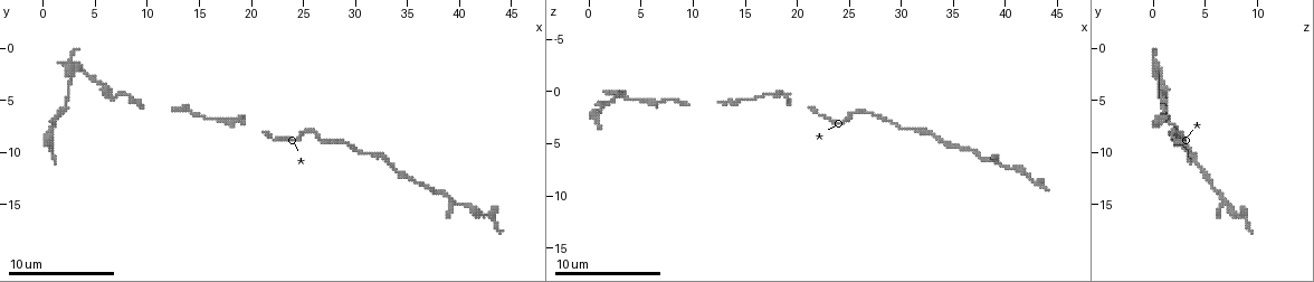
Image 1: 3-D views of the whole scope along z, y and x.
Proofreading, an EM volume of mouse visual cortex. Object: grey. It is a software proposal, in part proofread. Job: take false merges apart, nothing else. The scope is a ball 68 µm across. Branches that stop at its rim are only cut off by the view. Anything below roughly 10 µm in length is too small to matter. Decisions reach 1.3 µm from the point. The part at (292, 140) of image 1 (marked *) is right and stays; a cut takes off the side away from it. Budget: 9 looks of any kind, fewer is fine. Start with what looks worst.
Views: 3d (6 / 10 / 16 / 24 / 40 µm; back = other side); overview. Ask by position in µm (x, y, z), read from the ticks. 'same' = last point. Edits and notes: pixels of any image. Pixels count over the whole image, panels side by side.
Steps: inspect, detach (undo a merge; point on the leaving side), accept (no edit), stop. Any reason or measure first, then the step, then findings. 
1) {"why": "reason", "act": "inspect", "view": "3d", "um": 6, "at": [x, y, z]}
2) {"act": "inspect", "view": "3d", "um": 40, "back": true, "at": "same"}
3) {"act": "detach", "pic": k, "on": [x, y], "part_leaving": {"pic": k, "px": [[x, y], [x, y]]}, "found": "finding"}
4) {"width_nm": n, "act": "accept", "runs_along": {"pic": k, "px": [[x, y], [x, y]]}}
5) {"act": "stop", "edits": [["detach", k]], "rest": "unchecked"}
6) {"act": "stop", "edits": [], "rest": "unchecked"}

{"why": "thin neck", "act": "inspect", "view": "3d", "um": 16, "at": [39.6, 14.8, 7.2]}

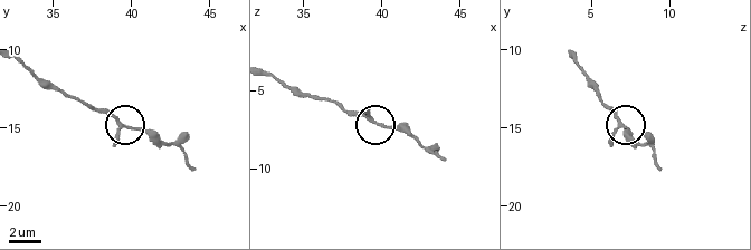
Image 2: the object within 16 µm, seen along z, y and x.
{"act": "inspect", "view": "3d", "um": 6, "at": [39.8, 14.8, 7.2]}

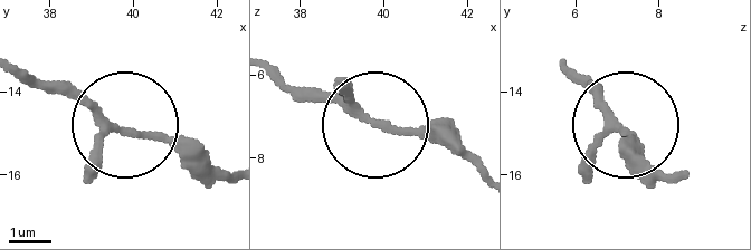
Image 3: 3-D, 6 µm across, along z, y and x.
{"act": "accept", "found": "one neuron here"}

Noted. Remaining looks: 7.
{"why": "narrows sharply", "act": "inspect", "view": "3d", "um": 10, "at": [33.6, 11.4, 4.4]}

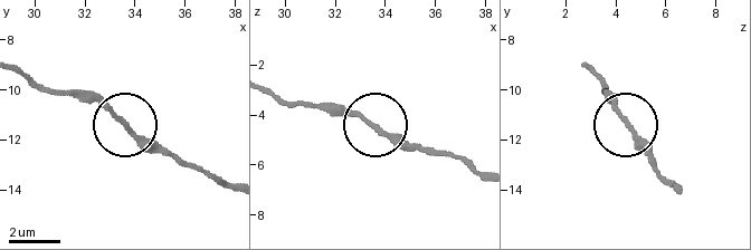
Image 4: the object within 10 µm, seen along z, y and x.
{"act": "accept", "runs_along": {"pic": 4, "px": [[588, 69], [654, 161]]}, "found": "one neuron here"}

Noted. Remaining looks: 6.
{"why": "sudden change in width", "act": "inspect", "view": "3d", "um": 16, "at": [19.2, 6.8, 1.0]}

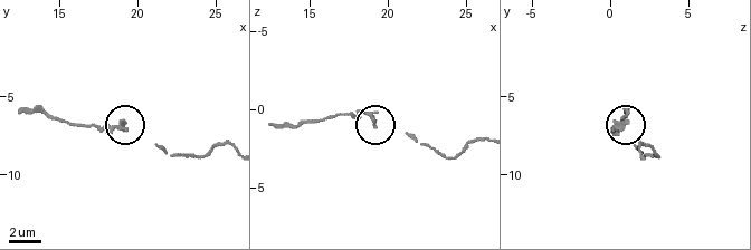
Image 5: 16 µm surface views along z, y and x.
{"act": "accept", "found": "all the same neuron"}

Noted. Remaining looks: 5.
{"why": "calibre changes", "act": "inspect", "view": "3d", "um": 10, "at": [3.6, 2.2, 0.4]}

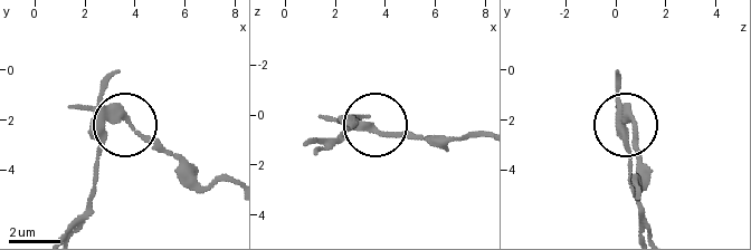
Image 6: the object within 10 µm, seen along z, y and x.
{"act": "inspect", "view": "3d", "um": 6, "at": [3.6, 2.0, 0.6]}

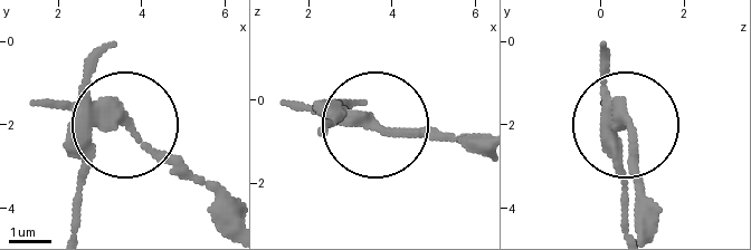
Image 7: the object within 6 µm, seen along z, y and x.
{"act": "detach", "pic": 7, "on": [95, 49], "part_leaving": {"pic": 7, "px": [[86, 114], [76, 228]]}, "found": "two neurons meet here"}

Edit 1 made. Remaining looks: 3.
{"act": "stop", "edits": [["detach", 7]], "rest": "unchecked"}

